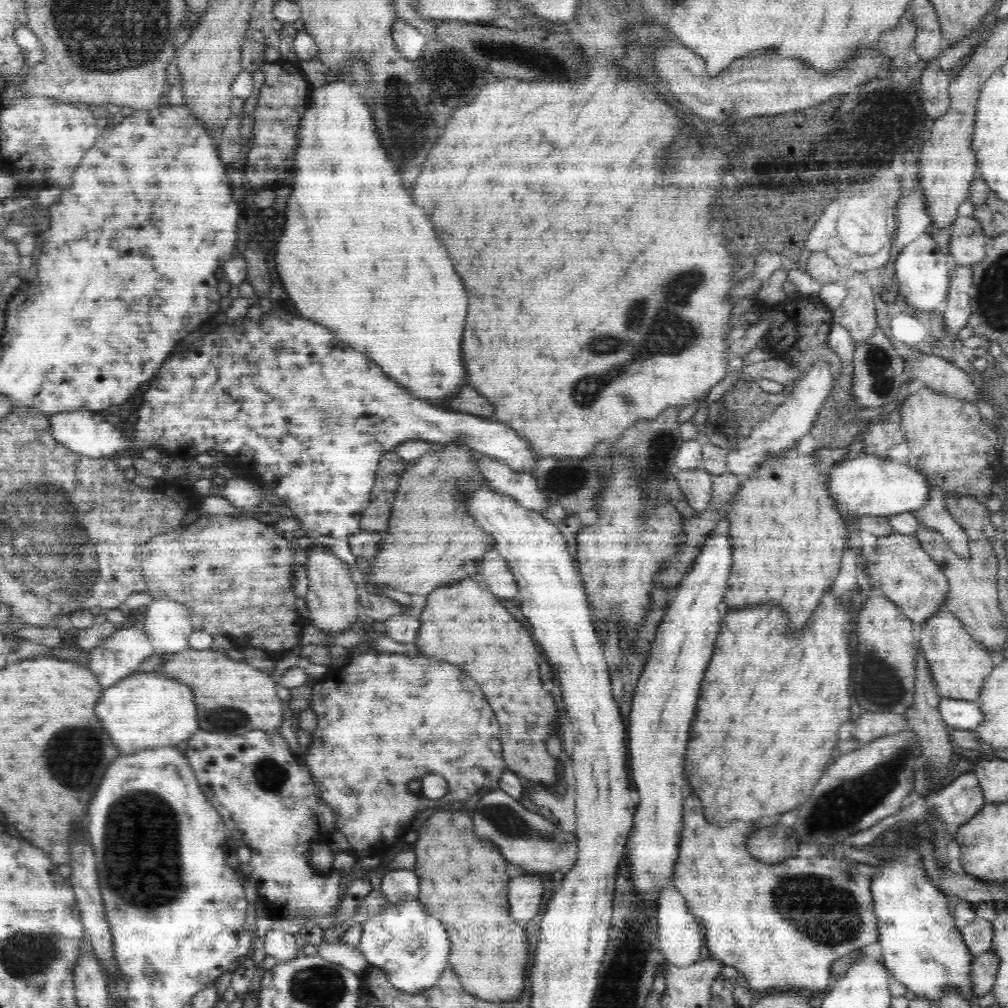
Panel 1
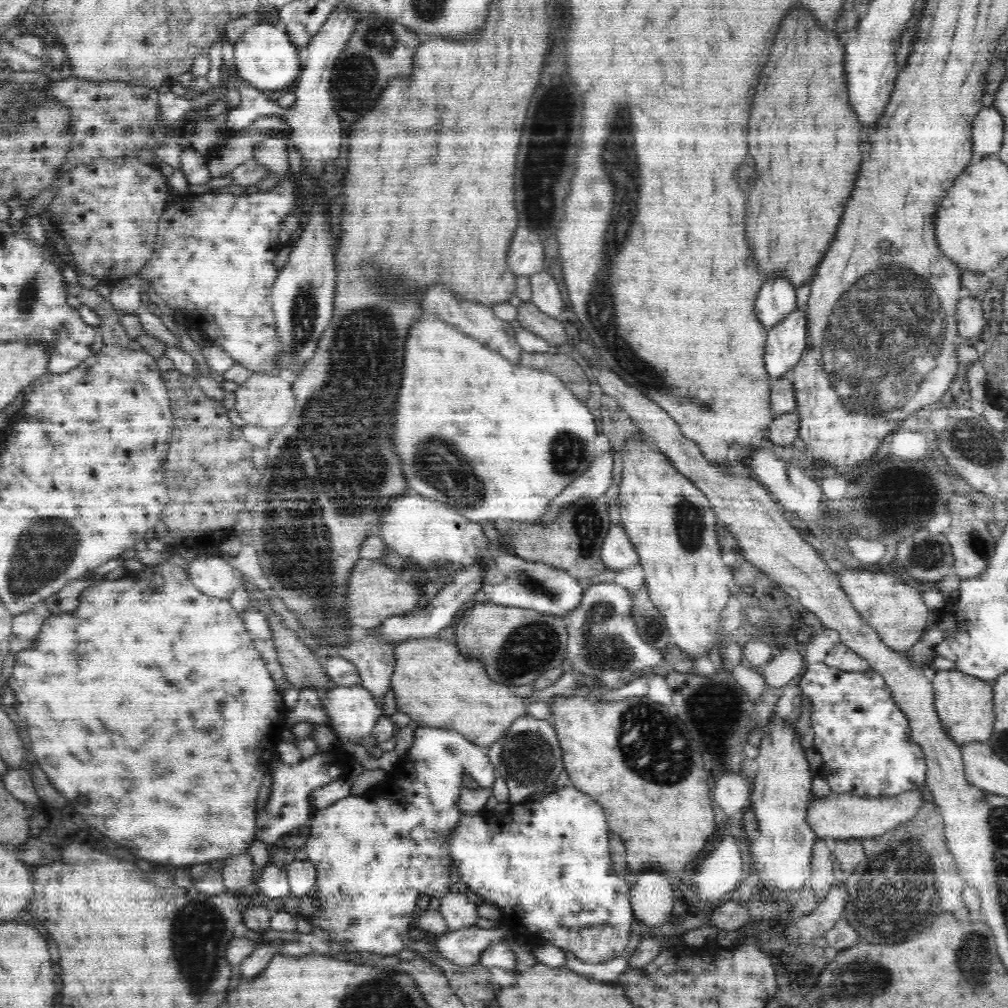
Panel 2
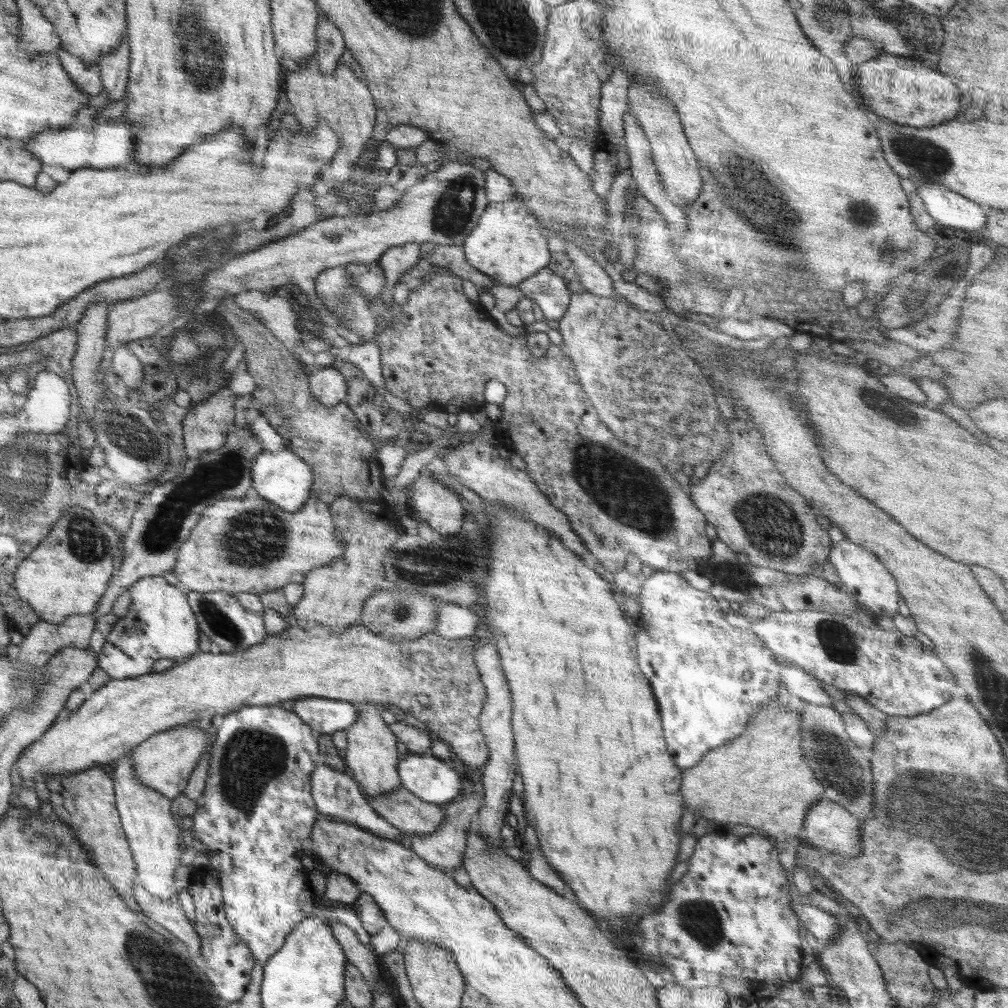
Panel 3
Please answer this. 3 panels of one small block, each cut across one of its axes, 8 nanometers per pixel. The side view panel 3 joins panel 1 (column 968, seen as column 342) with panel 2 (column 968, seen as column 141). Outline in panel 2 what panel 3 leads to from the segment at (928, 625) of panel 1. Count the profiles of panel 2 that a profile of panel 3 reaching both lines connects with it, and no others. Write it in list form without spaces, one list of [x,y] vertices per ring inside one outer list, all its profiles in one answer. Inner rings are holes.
[[[942,670],[935,673],[932,686],[939,722],[954,743],[964,746],[966,743],[985,743],[990,739],[995,724],[995,712],[993,687],[990,687],[987,681],[958,670]]]

